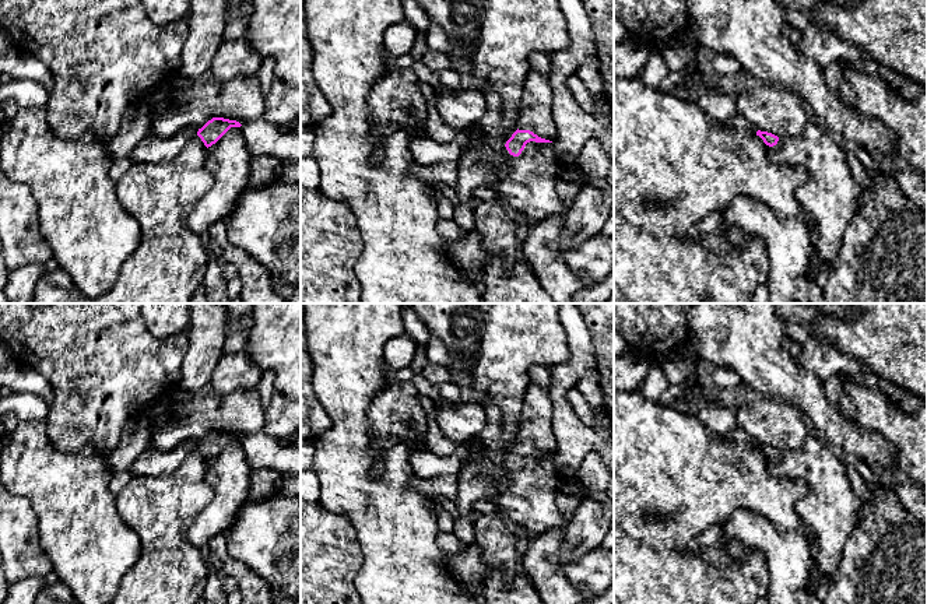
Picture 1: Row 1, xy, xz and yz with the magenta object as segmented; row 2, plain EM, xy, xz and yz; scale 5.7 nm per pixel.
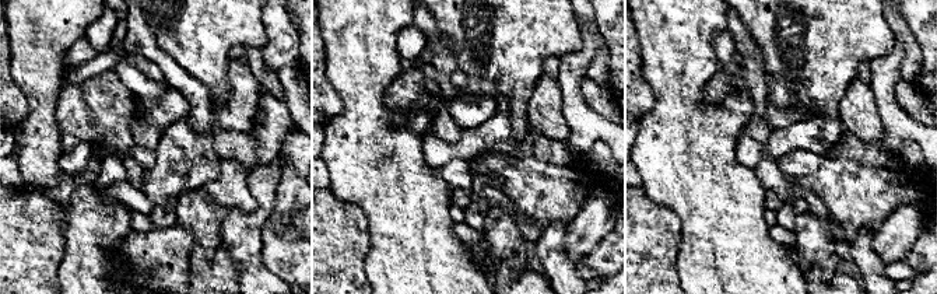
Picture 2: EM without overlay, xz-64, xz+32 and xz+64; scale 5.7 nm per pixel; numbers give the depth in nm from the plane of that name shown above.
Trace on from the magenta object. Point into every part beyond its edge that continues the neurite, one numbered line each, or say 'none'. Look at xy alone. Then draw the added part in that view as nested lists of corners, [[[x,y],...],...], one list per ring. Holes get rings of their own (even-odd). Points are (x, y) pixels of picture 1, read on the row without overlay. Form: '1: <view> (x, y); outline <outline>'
1: xy (151, 462); outline [[[186,440],[166,452],[148,445],[134,460],[129,473],[131,477],[172,474],[197,445],[194,440]]]

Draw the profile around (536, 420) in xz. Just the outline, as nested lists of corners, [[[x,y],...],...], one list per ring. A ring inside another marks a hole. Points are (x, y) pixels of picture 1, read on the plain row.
[[[531,383],[519,418],[517,442],[530,443],[541,452],[554,454],[556,438],[552,429],[554,404],[548,387]]]

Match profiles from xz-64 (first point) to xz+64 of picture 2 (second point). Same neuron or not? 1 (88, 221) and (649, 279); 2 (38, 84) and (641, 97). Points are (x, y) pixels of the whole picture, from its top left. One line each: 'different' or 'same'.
1: different
2: different

